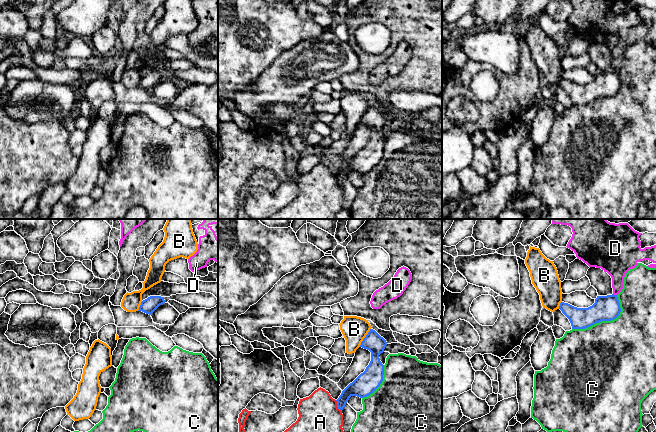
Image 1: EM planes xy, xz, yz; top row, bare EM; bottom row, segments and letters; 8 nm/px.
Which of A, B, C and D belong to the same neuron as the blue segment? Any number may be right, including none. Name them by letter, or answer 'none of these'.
none of these

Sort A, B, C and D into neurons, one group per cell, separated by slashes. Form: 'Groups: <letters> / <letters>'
Groups: A / B / C / D

